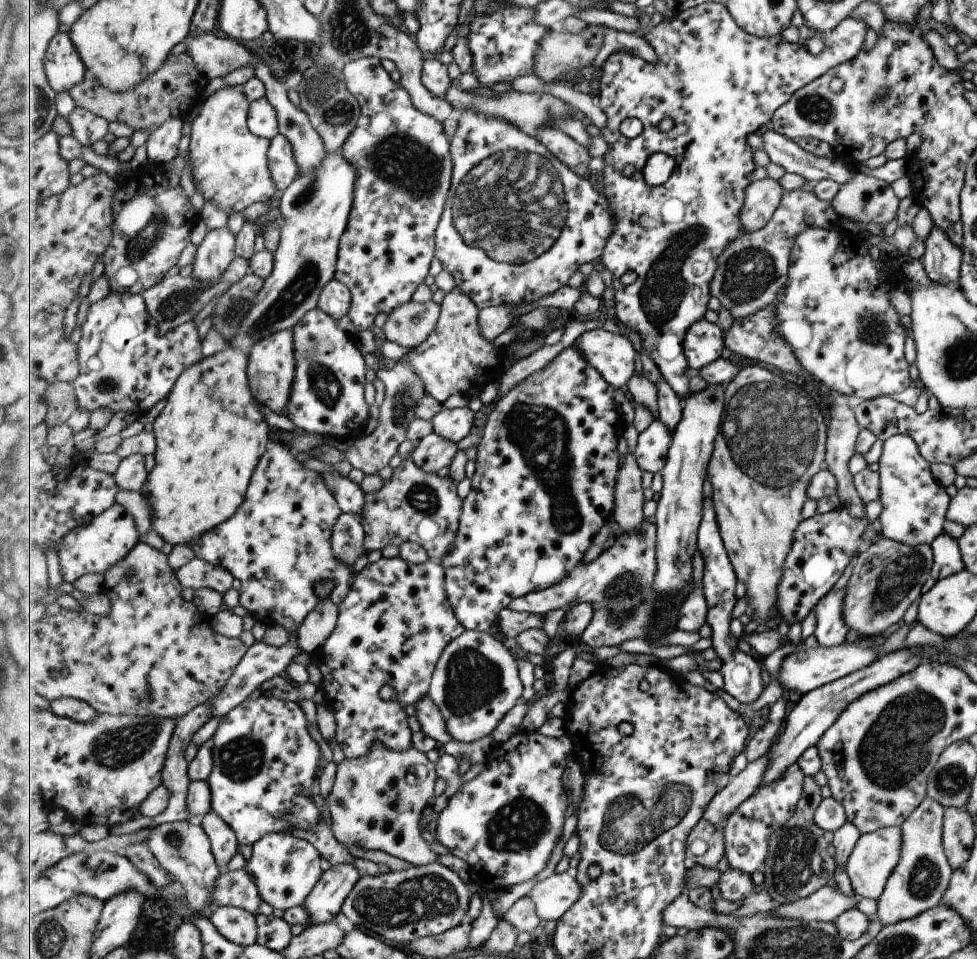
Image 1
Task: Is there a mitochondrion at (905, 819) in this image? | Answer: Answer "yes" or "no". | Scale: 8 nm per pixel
no

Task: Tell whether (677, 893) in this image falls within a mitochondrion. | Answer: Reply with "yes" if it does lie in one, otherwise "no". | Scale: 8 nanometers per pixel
no

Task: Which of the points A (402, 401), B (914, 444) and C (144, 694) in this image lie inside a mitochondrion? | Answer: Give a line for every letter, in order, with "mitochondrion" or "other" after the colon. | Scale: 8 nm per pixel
A: mitochondrion
B: other
C: mitochondrion

